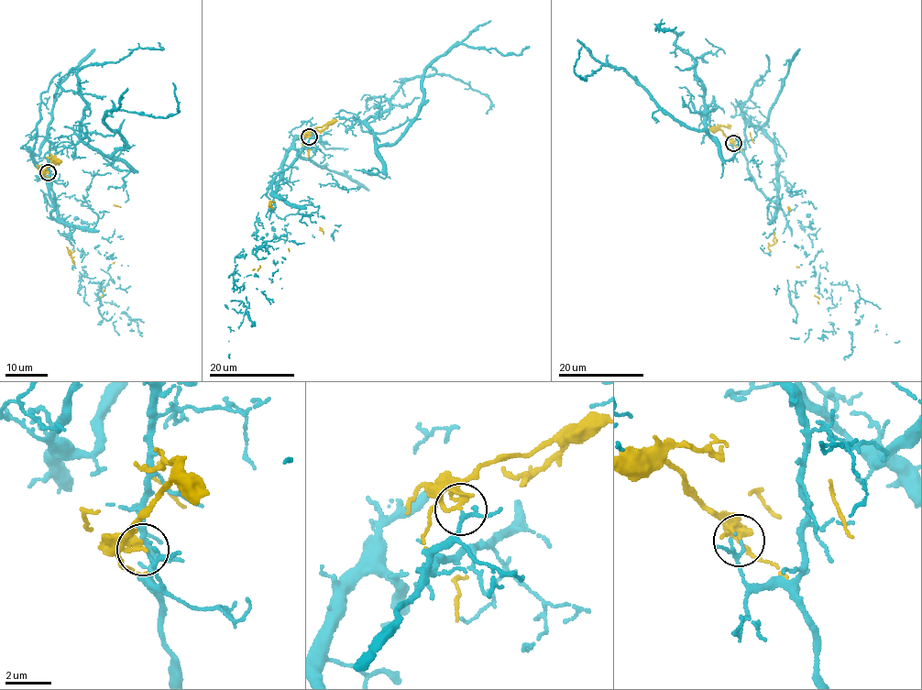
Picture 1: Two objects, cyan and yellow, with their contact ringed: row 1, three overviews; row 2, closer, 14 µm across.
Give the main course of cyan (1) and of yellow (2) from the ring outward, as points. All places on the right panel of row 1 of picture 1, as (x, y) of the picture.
1: (733, 143), (745, 147), (740, 100), (707, 106), (708, 136), (621, 69), (581, 79), (581, 46)
2: (732, 143), (740, 149), (773, 232), (774, 243), (768, 247), (818, 298), (818, 304)

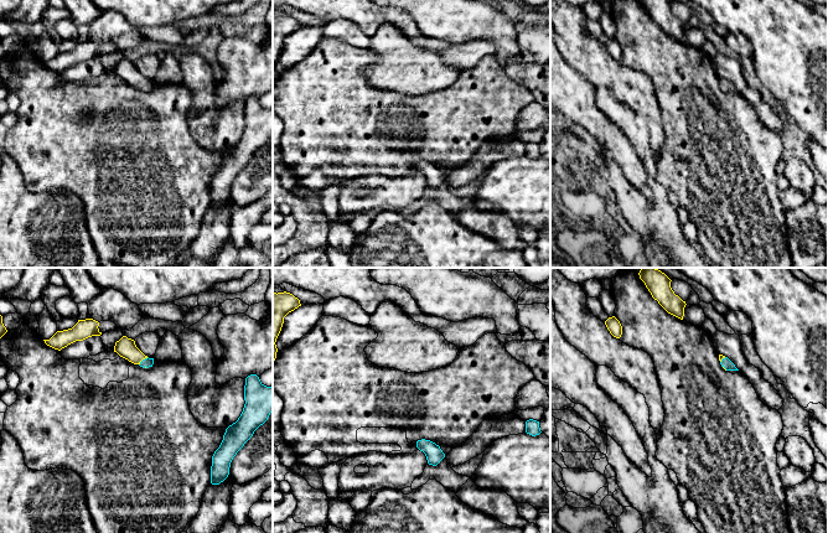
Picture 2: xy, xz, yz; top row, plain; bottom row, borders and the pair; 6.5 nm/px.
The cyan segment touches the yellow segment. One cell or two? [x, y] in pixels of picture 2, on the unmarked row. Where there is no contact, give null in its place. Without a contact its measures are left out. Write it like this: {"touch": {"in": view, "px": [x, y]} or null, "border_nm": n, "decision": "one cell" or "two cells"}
{"touch": {"in": "xy", "px": [143, 82]}, "border_nm": 80, "decision": "two cells"}

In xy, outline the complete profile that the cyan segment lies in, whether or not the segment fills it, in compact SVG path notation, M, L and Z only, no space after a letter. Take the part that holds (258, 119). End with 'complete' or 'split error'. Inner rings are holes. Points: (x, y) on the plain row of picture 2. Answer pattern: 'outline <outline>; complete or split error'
outline M250 97L245 100L244 123L240 139L226 151L223 162L212 178L212 207L219 207L228 200L233 180L268 143L273 134L273 109L264 108L257 97Z; complete

